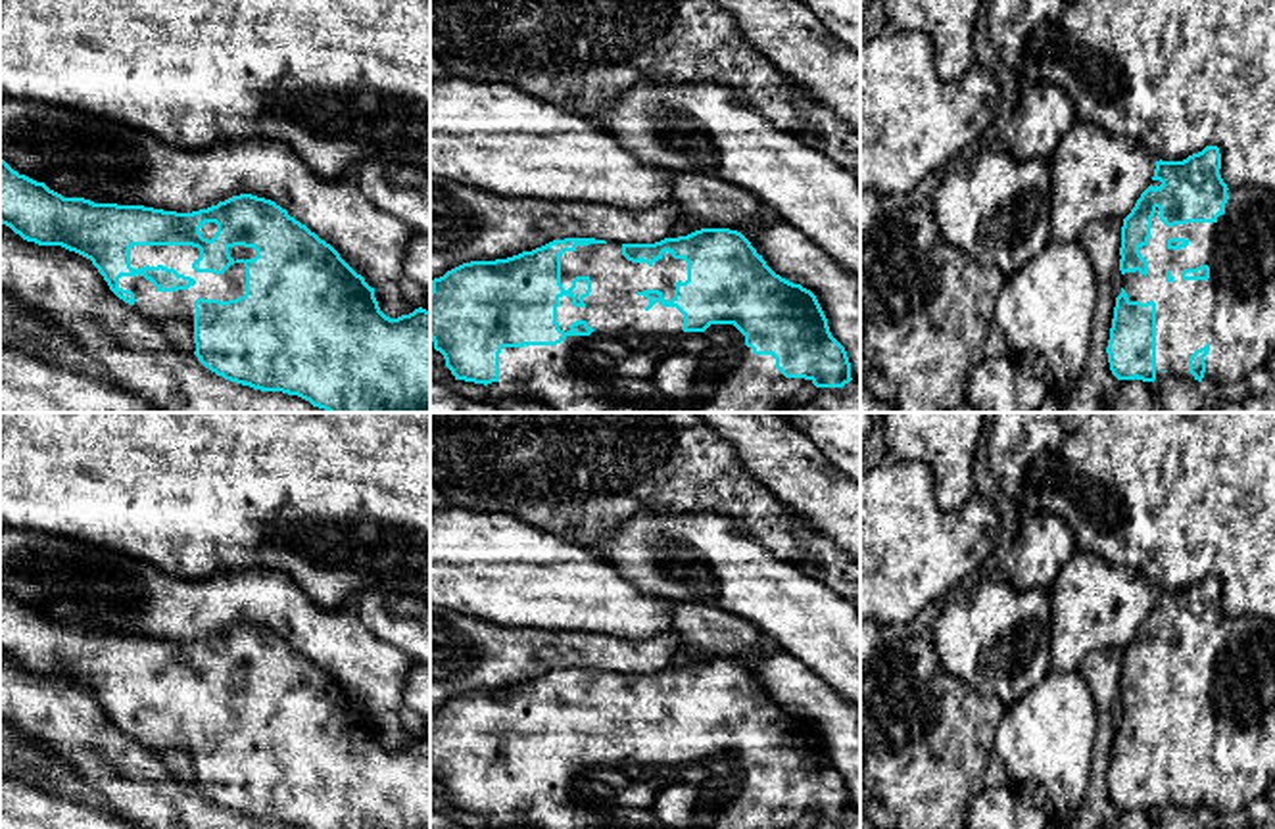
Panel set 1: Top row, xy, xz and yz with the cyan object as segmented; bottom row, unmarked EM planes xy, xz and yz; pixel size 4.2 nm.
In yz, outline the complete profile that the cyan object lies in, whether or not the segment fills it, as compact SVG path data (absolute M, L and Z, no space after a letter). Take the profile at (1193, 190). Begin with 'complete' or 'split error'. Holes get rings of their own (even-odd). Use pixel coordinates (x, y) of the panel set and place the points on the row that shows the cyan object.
split error; M1217 146L1183 161L1156 161L1152 184L1141 194L1131 213L1123 219L1119 271L1123 274L1121 294L1116 297L1114 319L1108 340L1108 363L1118 380L1162 382L1167 376L1198 380L1206 386L1244 380L1254 368L1265 365L1275 353L1275 190L1262 186L1229 188L1221 175L1221 154Z

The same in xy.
split error; M0 155L0 223L27 242L61 246L92 261L109 290L159 324L180 319L194 330L194 355L225 380L282 391L326 413L430 413L430 311L386 317L371 288L340 253L271 200L232 196L192 213L63 198L13 171Z

